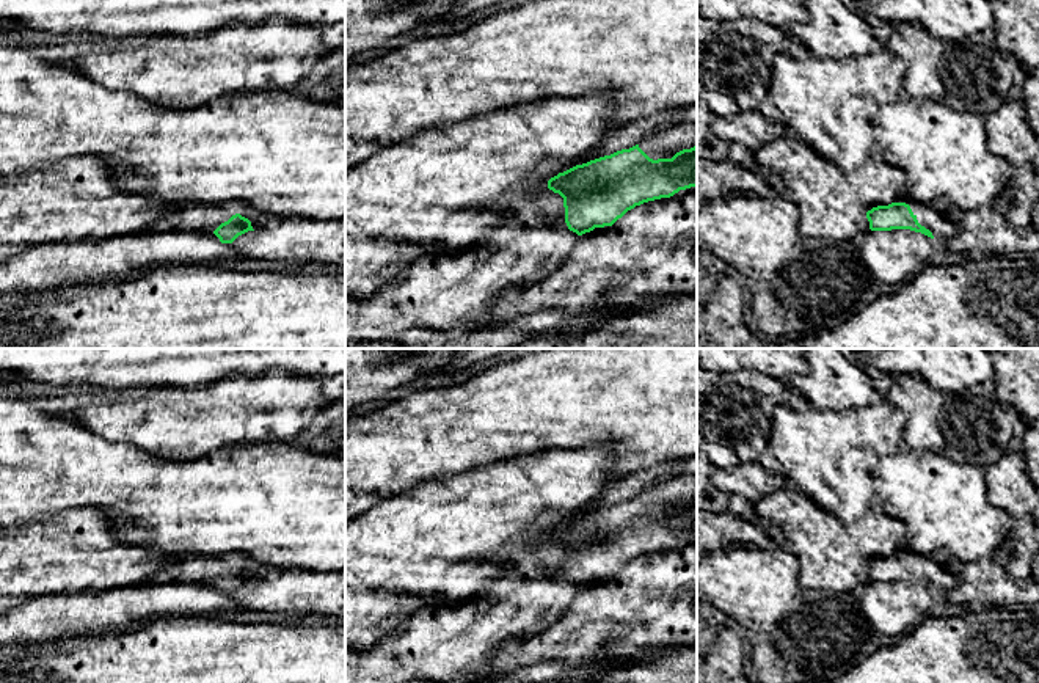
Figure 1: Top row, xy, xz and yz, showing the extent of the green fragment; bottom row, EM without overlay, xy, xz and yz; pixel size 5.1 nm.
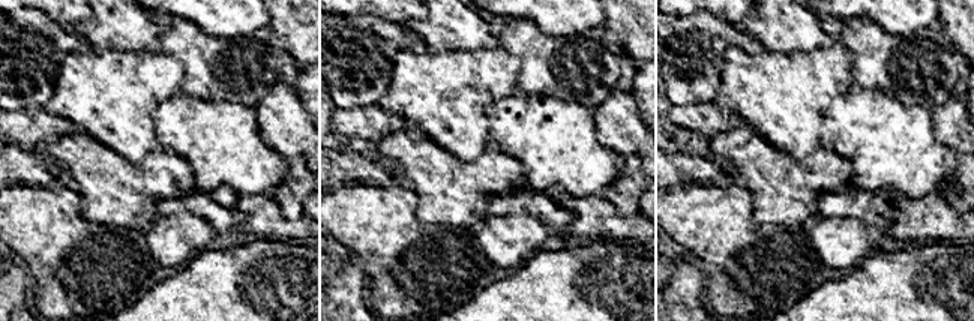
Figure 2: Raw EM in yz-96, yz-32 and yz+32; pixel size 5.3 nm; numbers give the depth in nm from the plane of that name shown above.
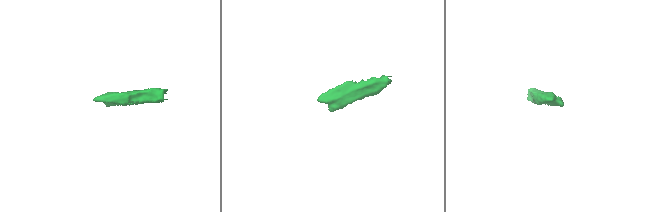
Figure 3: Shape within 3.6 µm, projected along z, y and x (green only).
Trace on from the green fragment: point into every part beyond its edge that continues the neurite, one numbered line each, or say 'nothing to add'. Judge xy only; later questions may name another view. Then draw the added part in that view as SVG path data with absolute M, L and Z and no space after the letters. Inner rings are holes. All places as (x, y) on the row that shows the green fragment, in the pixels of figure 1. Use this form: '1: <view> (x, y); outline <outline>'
1: xy (190, 217); outline M184 204L166 207L146 232L196 231L213 232L221 223L237 214L235 206L228 204Z

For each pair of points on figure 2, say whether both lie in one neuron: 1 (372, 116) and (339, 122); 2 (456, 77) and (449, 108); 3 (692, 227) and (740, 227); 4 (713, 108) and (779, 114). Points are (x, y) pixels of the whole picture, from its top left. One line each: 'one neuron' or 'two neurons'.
1: one neuron
2: one neuron
3: one neuron
4: two neurons

